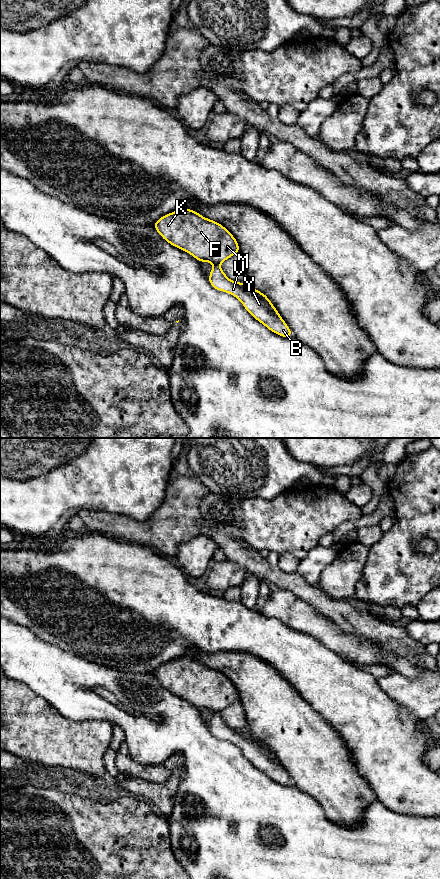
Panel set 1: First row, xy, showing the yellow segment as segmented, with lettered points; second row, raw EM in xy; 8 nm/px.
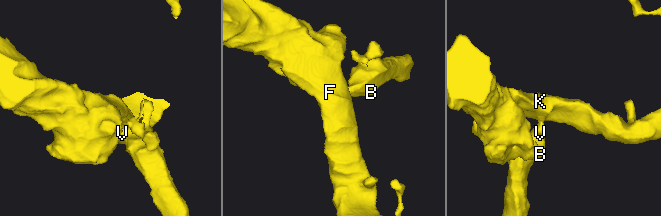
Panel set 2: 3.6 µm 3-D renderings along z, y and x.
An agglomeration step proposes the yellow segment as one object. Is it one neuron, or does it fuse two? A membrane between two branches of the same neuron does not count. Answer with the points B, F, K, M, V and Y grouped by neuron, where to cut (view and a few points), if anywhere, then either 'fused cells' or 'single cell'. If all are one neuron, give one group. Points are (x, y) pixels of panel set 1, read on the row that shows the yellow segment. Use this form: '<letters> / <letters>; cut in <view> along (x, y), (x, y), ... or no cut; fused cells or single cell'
B V Y / F K M; cut in xy along (219, 264), (214, 265); fused cells

